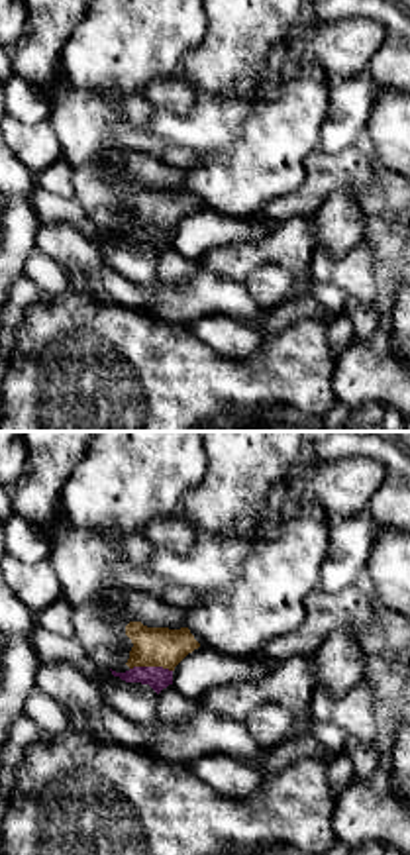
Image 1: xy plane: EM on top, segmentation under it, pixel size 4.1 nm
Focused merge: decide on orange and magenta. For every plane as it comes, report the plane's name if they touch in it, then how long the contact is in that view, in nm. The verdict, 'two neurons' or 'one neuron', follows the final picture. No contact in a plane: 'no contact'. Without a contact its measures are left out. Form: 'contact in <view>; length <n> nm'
contact in xy; length 180 nm

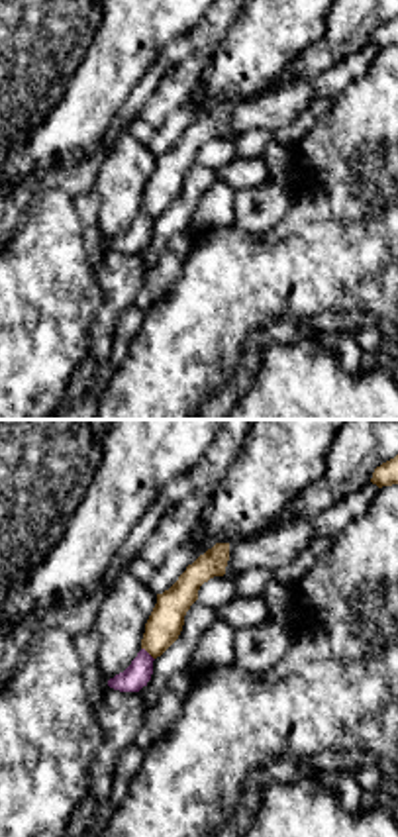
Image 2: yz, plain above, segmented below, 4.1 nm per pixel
contact in yz; length 80 nm

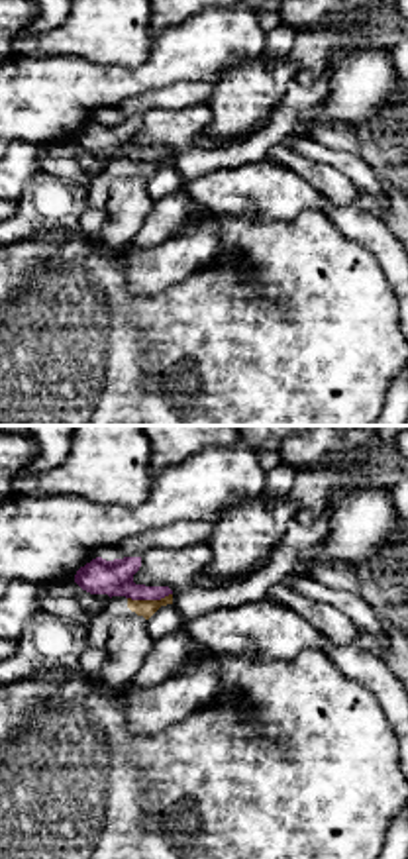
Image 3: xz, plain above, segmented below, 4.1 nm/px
contact in xz; length 190 nm

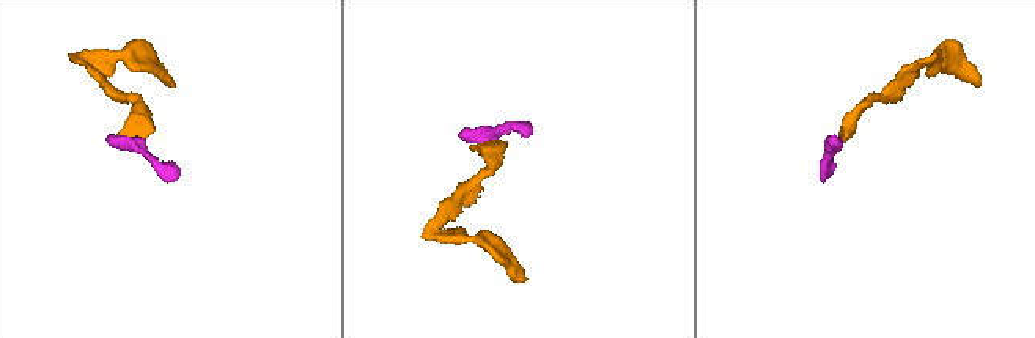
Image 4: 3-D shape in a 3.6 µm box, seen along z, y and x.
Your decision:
two neurons

